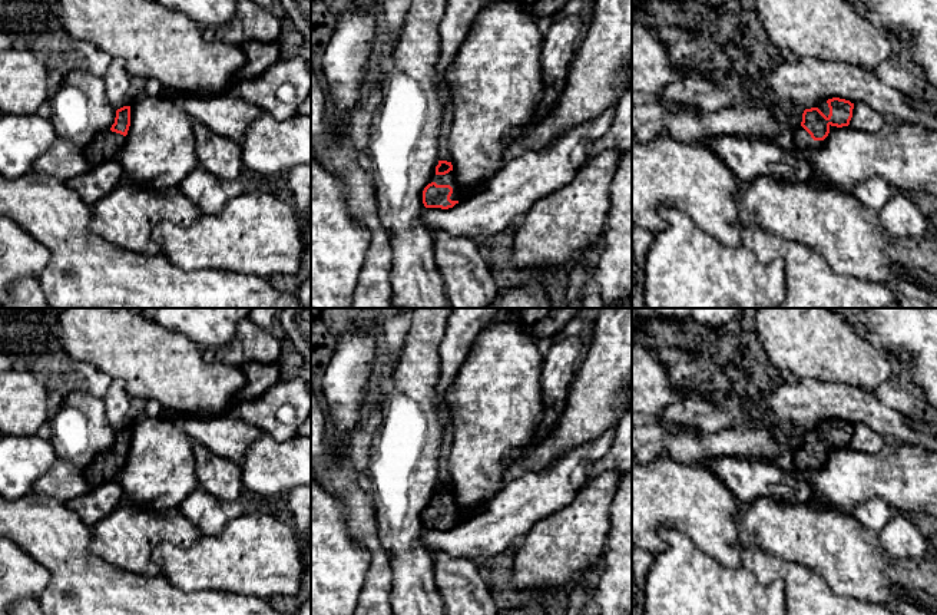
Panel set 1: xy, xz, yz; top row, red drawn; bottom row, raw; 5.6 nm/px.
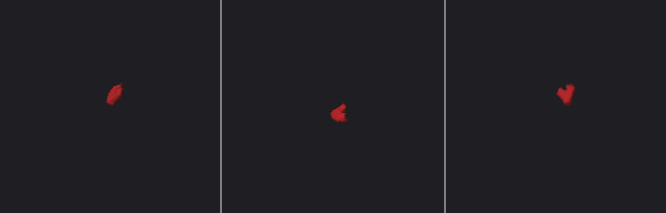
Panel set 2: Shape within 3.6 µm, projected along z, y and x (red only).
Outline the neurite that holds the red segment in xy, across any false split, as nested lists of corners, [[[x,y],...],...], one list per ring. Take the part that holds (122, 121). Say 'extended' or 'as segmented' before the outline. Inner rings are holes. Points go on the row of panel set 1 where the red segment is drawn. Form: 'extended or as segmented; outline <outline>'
extended; outline [[[123,106],[116,110],[115,123],[112,128],[105,132],[96,142],[96,155],[92,156],[96,159],[116,159],[120,148],[125,143],[130,126],[130,106]]]

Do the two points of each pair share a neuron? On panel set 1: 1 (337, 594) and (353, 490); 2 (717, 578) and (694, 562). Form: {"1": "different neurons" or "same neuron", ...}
{"1": "different neurons", "2": "same neuron"}

